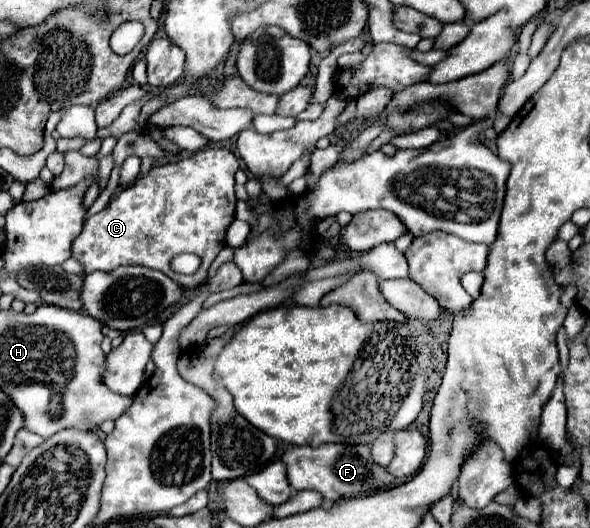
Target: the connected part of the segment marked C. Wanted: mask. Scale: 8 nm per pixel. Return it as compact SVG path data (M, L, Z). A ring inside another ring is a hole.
M204 148L178 162L154 166L146 178L140 178L134 184L126 186L120 194L116 194L108 202L108 206L102 212L86 220L80 236L72 242L72 258L82 262L86 274L96 270L110 272L124 264L140 264L164 272L174 282L186 288L194 288L202 284L208 276L210 264L214 262L218 252L226 246L224 236L234 220L234 208L236 208L234 174L238 168L240 168L238 158L230 150L222 150L222 148ZM182 252L192 252L202 260L200 268L192 276L176 274L170 270L170 260Z

